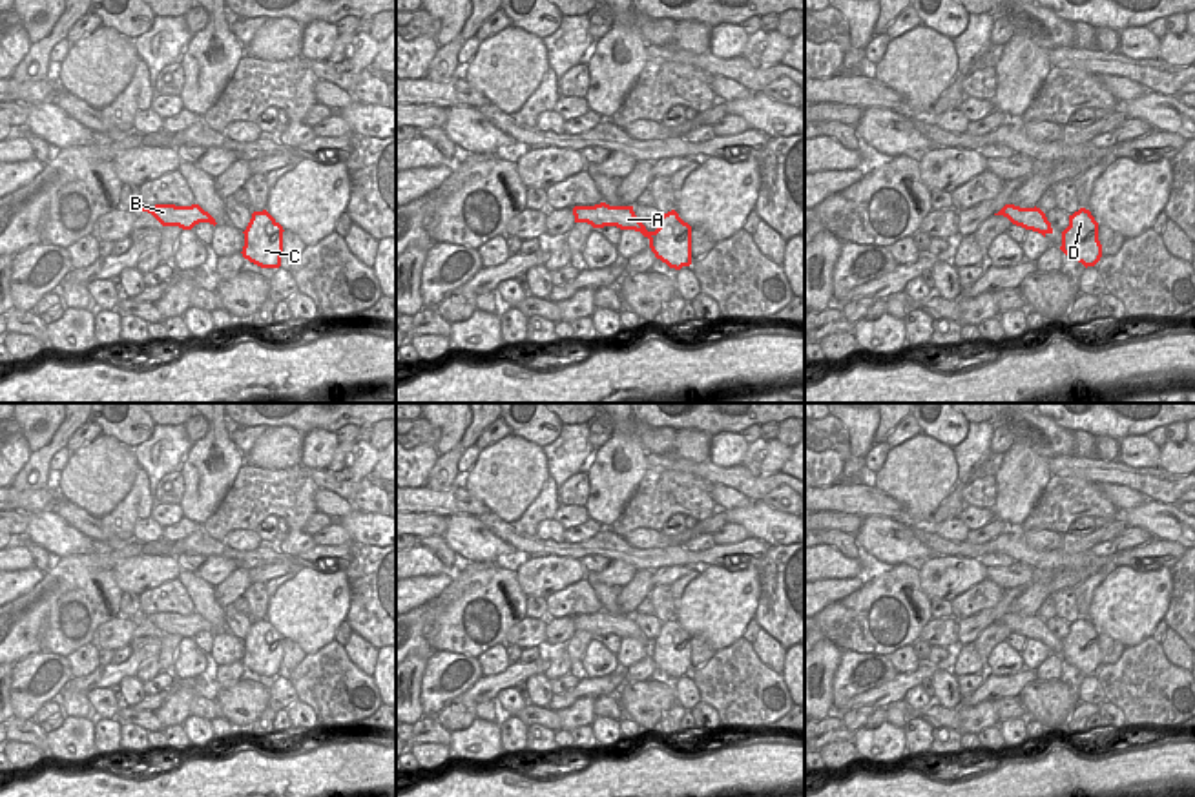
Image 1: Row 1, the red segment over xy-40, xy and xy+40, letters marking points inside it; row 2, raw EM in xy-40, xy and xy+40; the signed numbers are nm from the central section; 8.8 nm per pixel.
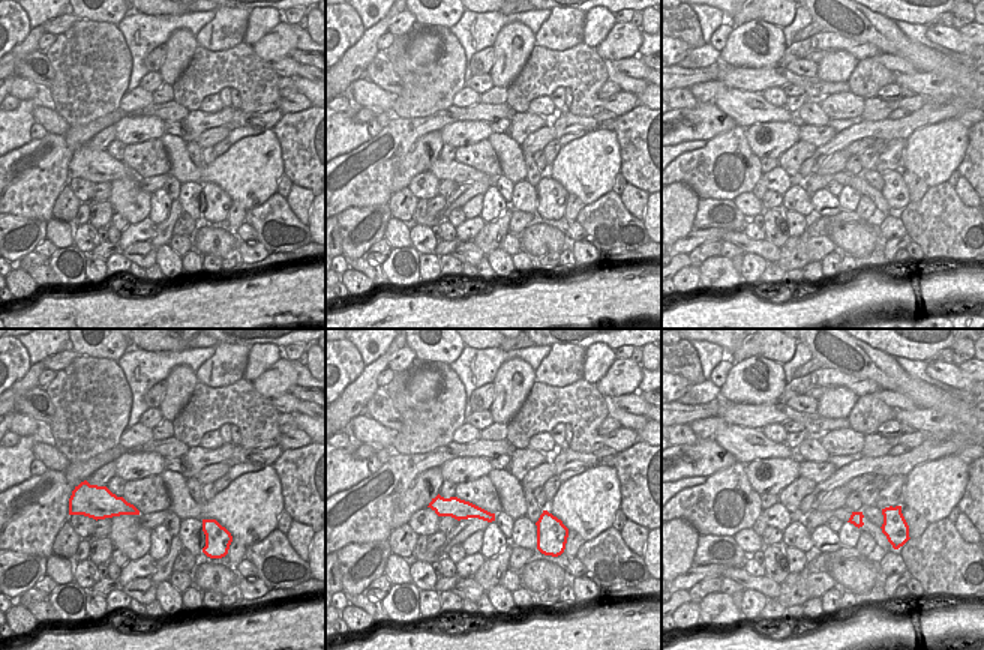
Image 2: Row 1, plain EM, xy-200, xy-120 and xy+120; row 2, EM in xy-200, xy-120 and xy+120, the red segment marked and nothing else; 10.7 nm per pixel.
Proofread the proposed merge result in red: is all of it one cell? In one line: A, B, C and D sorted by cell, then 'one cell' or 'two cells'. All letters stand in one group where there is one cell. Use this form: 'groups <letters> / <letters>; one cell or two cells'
groups A B / C D; two cells

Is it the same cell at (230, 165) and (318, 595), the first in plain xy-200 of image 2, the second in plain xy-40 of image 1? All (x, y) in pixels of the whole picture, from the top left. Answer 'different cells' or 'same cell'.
same cell

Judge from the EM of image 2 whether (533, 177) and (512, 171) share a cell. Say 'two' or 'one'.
two

